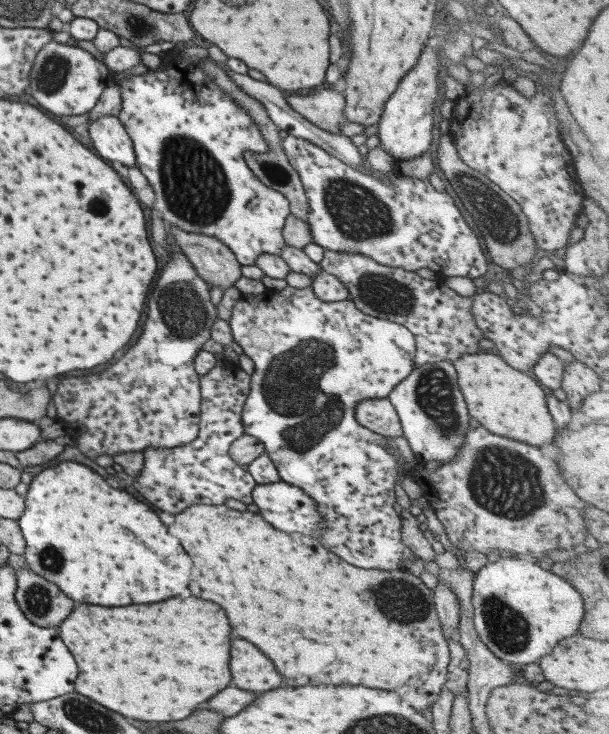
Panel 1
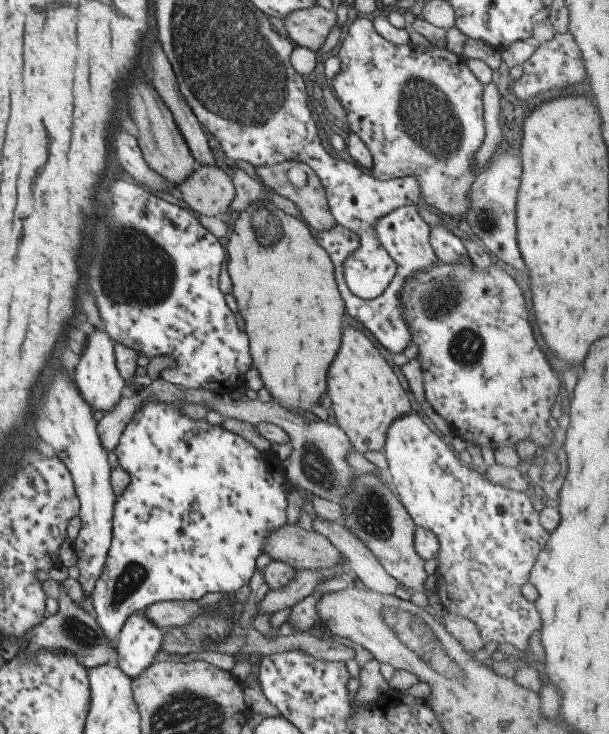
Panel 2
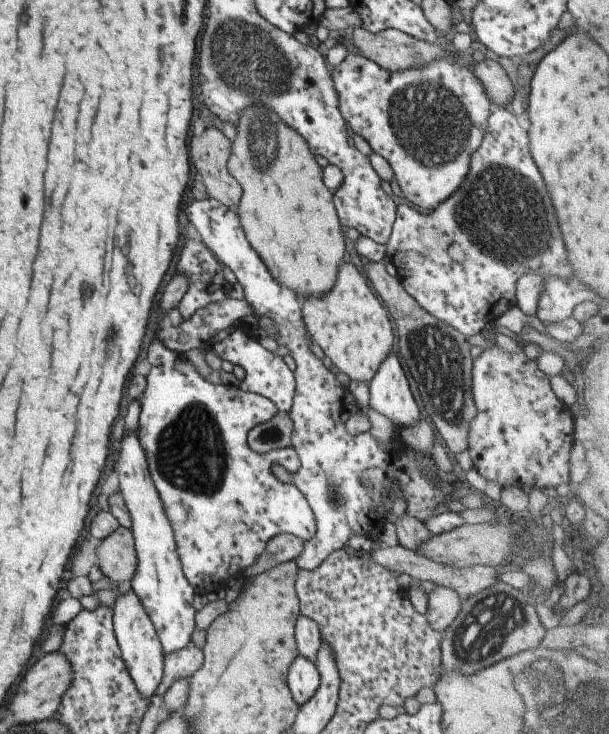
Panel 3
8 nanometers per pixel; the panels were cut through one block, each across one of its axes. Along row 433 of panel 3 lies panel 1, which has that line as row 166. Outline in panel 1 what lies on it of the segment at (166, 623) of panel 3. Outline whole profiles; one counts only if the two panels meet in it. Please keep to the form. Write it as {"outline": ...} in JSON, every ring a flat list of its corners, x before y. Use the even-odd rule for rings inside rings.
{"outline":[[100,116,89,124,88,134,95,152,101,158,120,162,123,166,135,166,131,139,116,116]]}

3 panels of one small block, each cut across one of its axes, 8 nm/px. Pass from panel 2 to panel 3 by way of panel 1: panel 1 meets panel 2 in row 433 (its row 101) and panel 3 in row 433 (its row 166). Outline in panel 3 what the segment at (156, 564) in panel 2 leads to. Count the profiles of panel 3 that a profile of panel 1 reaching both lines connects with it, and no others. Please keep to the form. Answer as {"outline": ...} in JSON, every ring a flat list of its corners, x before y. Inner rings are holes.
{"outline":[[157,337,147,346,145,360,150,364,150,370,145,375,146,389,139,398,135,434,172,526,184,577,195,592,206,595,225,589,228,578,243,574,263,552,266,542,276,534,289,533,302,541,311,538,315,530,314,516,306,498,293,483,277,480,271,471,271,464,279,464,291,474,297,472,300,462,293,447,263,454,247,447,247,432,256,424,269,420,278,411,277,407,268,398,243,391,241,387,209,383,197,373,189,358,169,350]]}

